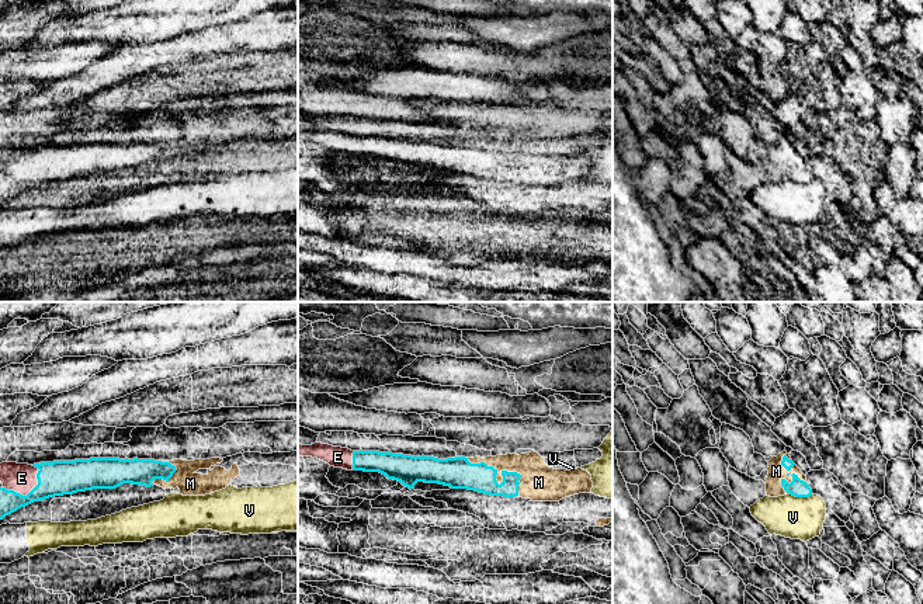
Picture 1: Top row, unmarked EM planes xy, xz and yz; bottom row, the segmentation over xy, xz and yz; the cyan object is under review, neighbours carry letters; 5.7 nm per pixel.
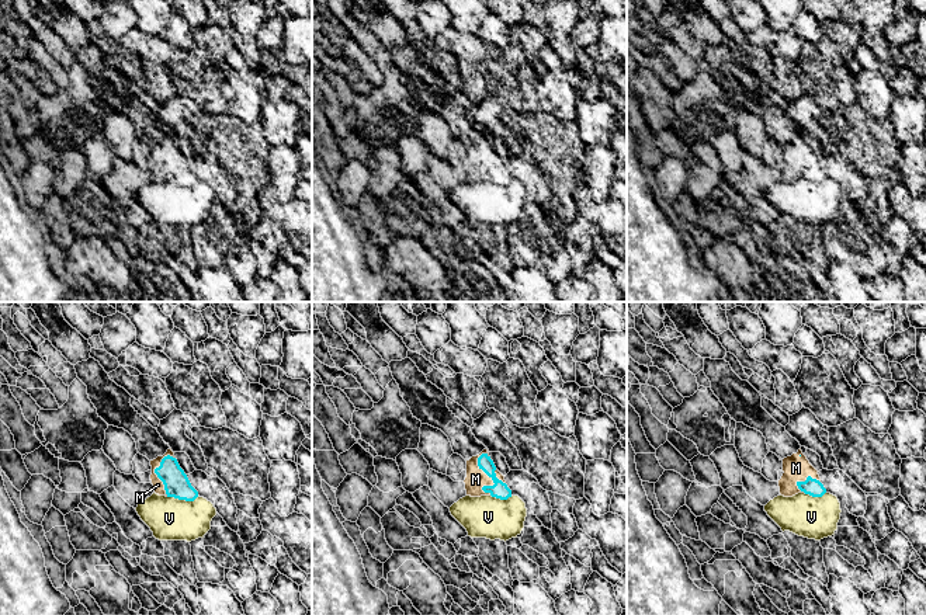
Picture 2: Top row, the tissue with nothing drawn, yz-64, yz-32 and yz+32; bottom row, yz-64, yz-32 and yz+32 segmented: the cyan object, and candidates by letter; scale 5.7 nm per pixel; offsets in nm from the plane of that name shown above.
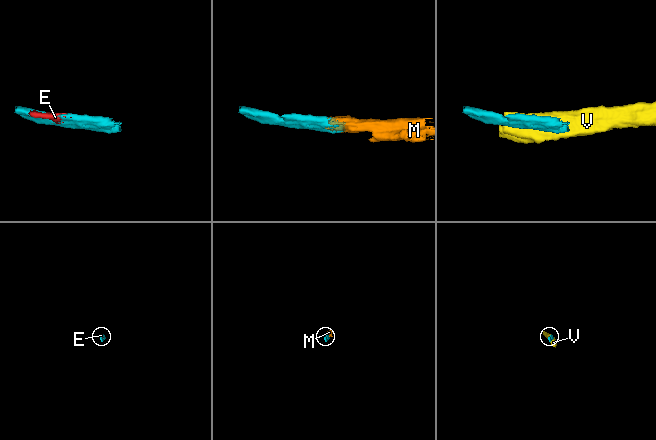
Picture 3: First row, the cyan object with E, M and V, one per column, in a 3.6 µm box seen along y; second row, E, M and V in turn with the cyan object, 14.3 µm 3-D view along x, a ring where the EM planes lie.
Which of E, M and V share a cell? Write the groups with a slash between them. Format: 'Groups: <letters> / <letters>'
Groups: E M / V

